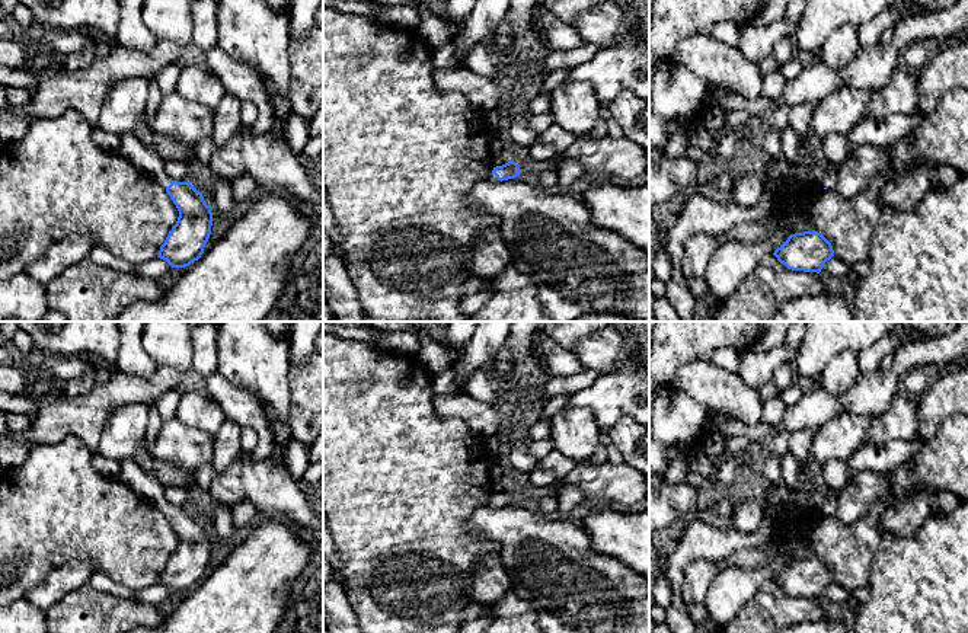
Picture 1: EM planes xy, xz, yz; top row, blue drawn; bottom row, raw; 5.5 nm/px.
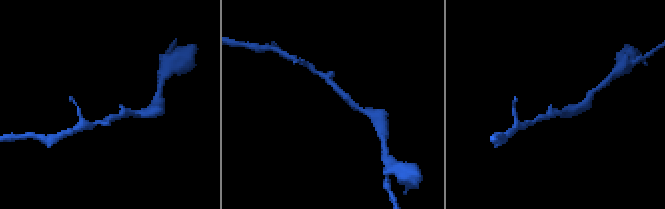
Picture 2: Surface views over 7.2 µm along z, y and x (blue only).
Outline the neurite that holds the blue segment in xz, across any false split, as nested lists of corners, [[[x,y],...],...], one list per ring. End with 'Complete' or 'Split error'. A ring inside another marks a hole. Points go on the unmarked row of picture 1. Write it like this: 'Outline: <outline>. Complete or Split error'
Outline: [[[508,487],[502,492],[491,493],[488,508],[502,508],[520,502],[520,492],[515,487]]]. Split error

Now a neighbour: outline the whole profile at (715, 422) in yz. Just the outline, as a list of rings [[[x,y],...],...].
[[[712,412],[709,415],[709,419],[706,422],[706,431],[709,437],[719,437],[722,426],[723,426],[723,418],[725,415],[719,413],[719,412]]]

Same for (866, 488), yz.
[[[873,470],[857,471],[840,487],[836,517],[841,522],[852,525],[866,517],[869,508],[886,498],[888,493],[889,480],[886,474]]]

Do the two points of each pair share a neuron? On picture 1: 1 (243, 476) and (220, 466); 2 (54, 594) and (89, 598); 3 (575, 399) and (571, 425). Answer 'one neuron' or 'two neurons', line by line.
1: two neurons
2: two neurons
3: two neurons

